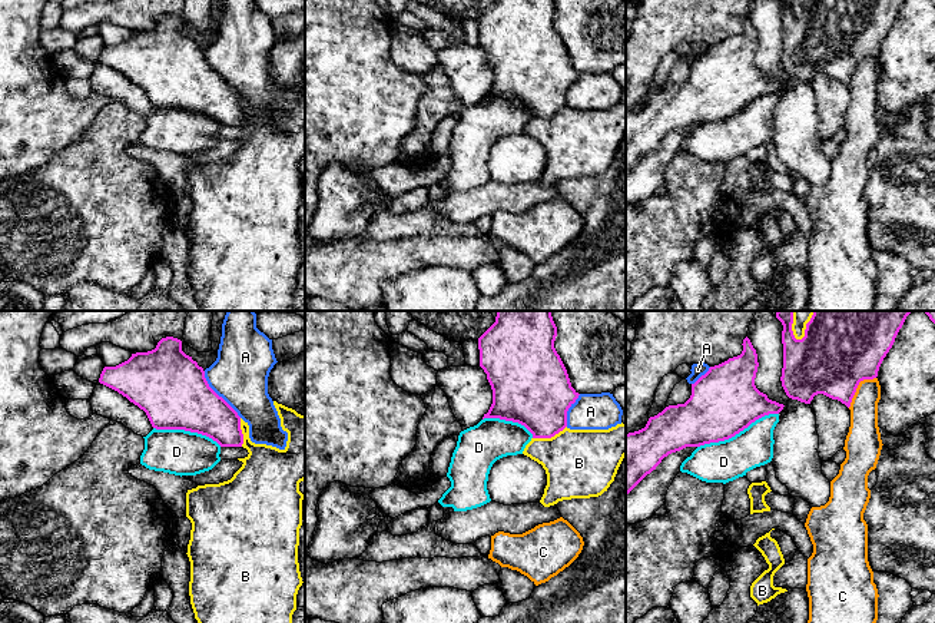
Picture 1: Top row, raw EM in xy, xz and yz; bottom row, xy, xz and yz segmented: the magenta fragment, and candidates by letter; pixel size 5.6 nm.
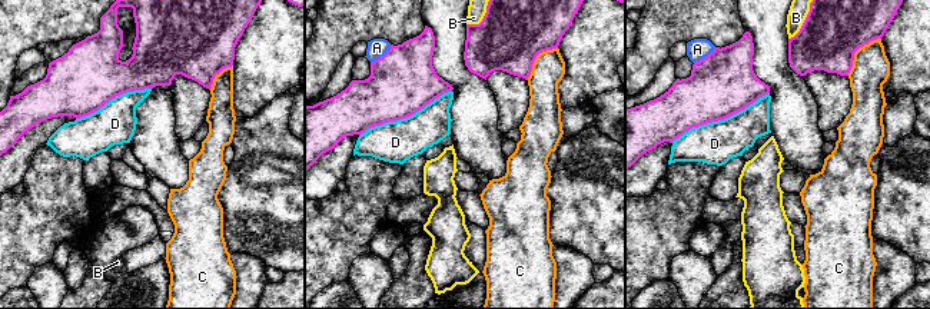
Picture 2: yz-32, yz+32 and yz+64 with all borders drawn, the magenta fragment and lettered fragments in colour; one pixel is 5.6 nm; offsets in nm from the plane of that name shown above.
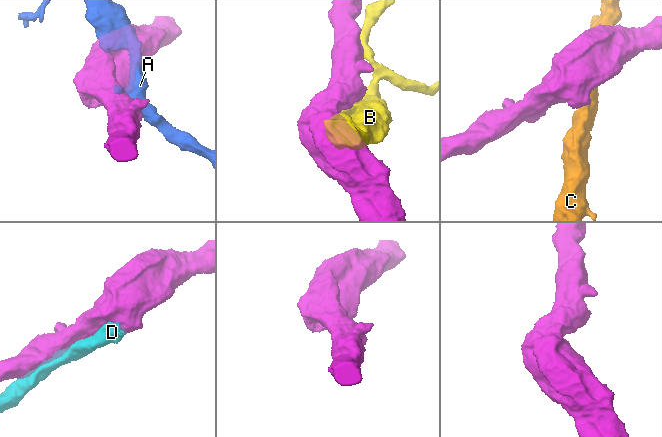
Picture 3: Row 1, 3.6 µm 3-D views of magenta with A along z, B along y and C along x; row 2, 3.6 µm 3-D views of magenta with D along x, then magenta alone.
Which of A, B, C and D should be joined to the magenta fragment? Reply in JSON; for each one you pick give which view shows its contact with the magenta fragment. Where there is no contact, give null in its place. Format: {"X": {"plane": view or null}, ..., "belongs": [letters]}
{"D": {"plane": "yz"}, "belongs": ["D"]}

